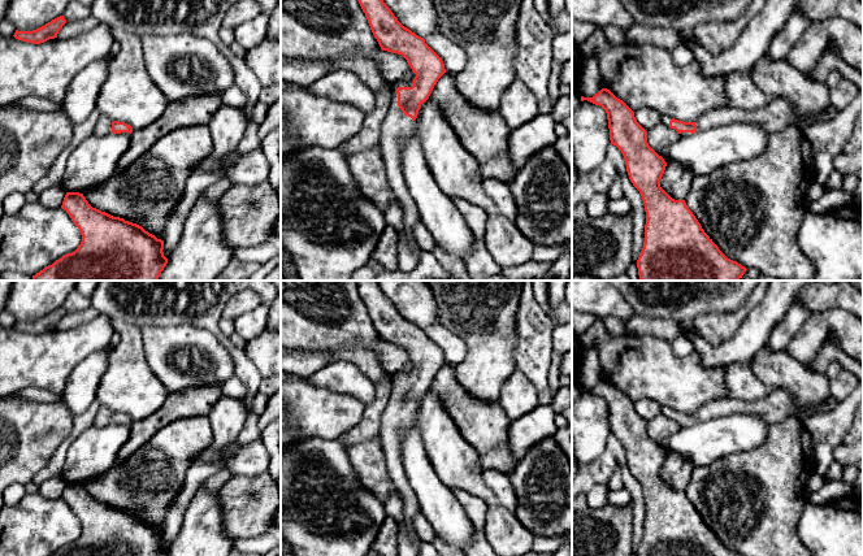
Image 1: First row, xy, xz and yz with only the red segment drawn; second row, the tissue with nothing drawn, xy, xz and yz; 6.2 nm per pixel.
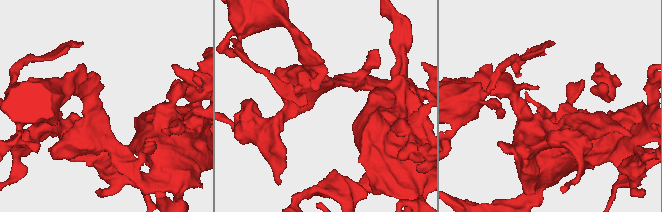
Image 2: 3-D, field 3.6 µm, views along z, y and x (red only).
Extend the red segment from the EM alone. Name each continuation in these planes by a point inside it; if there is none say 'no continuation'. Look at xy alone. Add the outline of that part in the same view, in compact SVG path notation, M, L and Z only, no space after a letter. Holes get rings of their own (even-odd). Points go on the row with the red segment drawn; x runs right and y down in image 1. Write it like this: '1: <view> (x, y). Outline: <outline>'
1: xy (104, 125). Outline: M100 116L95 125L95 131L110 134L112 133L112 122L113 121L110 121L107 116Z

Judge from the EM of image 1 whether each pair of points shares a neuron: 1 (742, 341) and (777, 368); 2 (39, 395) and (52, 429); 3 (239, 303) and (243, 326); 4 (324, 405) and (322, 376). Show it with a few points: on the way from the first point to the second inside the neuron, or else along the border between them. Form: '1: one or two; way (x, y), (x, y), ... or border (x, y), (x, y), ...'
1: two; border (766, 344), (749, 364)
2: two; border (13, 398), (60, 403)
3: two; border (261, 304), (234, 320)
4: two; border (303, 378), (317, 386), (351, 396)

